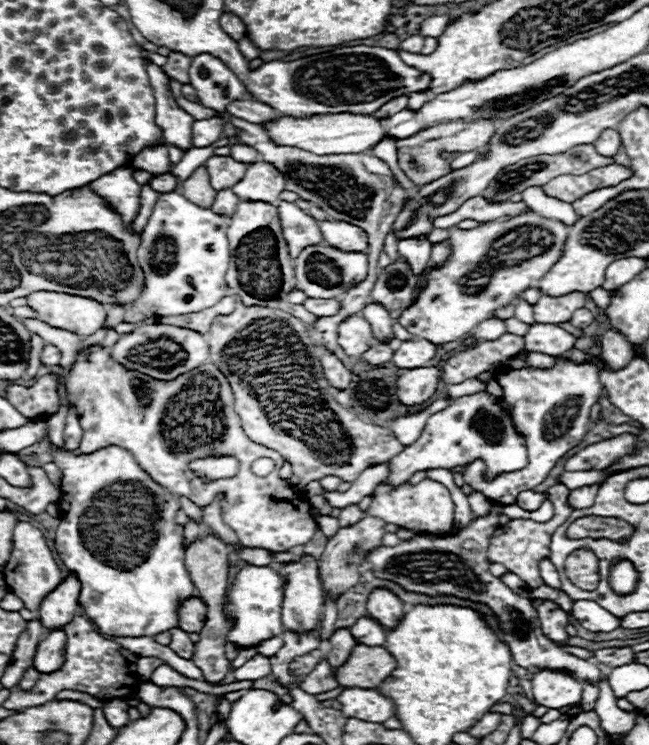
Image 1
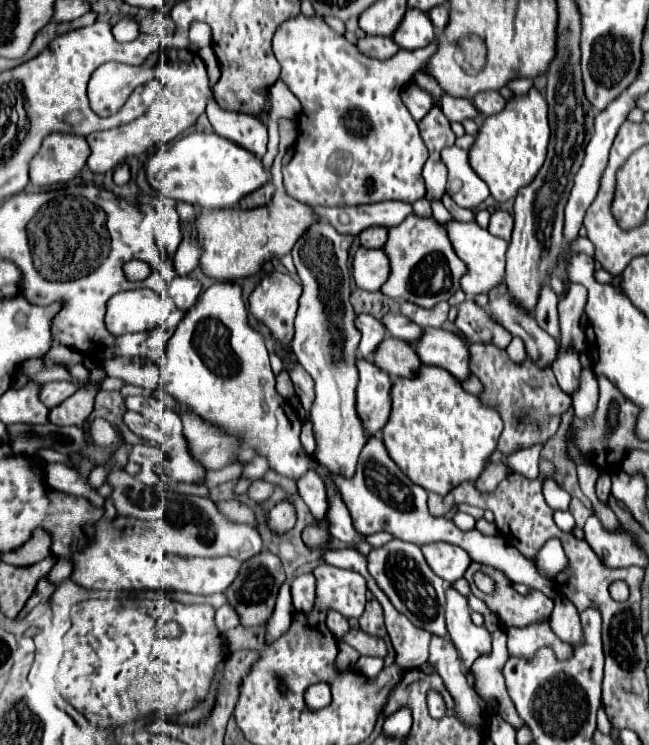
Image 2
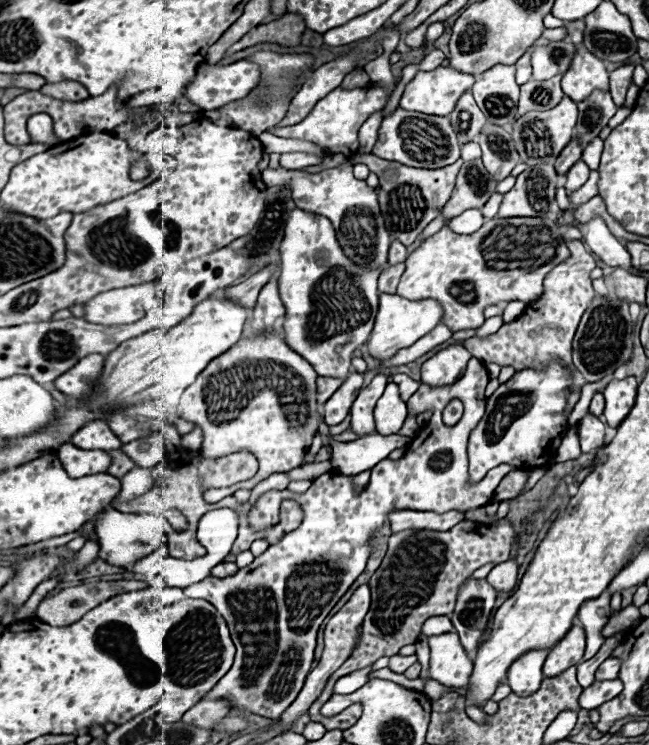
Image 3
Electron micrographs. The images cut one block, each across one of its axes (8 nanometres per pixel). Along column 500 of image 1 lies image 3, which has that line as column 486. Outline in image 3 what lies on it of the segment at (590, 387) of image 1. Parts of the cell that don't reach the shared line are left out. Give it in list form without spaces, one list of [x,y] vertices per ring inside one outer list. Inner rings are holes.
[[[472,358],[468,362],[466,372],[448,386],[426,386],[422,384],[418,392],[406,402],[408,406],[428,406],[426,410],[432,412],[432,418],[428,426],[424,426],[418,436],[408,446],[404,458],[398,462],[382,460],[372,468],[372,478],[368,486],[356,494],[352,490],[352,476],[336,476],[336,474],[322,474],[312,482],[312,486],[304,494],[296,494],[290,490],[270,490],[262,494],[248,512],[248,524],[250,528],[270,528],[278,524],[278,508],[282,500],[296,500],[304,510],[302,524],[286,534],[278,544],[268,546],[268,550],[254,558],[254,562],[242,570],[238,570],[234,576],[228,578],[206,578],[194,586],[188,586],[184,590],[186,598],[198,598],[208,600],[216,606],[216,610],[226,618],[232,640],[236,644],[236,658],[232,668],[226,672],[224,678],[220,678],[218,686],[208,692],[206,698],[228,698],[234,708],[238,710],[250,710],[254,714],[278,720],[282,712],[294,702],[298,692],[302,690],[302,684],[306,680],[306,674],[310,672],[310,664],[314,660],[314,648],[316,648],[316,634],[322,624],[322,620],[330,614],[334,604],[342,598],[342,594],[352,586],[352,582],[364,572],[366,560],[370,556],[370,544],[372,532],[376,532],[382,522],[388,518],[392,510],[408,508],[408,510],[422,510],[422,512],[438,512],[444,514],[448,510],[468,512],[480,506],[486,506],[486,502],[492,500],[494,490],[498,488],[500,480],[512,472],[514,468],[508,464],[501,464],[492,469],[490,474],[482,482],[470,482],[468,476],[468,436],[478,426],[480,418],[484,416],[486,408],[486,384],[488,384],[488,372],[482,362]],[[450,398],[460,398],[464,402],[464,416],[458,424],[446,426],[442,422],[442,406],[450,402]]]

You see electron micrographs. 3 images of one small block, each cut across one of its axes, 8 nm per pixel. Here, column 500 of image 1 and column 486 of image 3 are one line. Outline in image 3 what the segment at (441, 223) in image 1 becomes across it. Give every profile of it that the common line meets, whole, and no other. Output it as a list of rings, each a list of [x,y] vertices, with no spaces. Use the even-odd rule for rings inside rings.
[[[494,194],[494,196],[482,206],[482,214],[484,214],[486,220],[490,220],[490,218],[494,218],[494,216],[498,214],[498,206],[500,206],[500,202],[502,202],[502,194]]]

